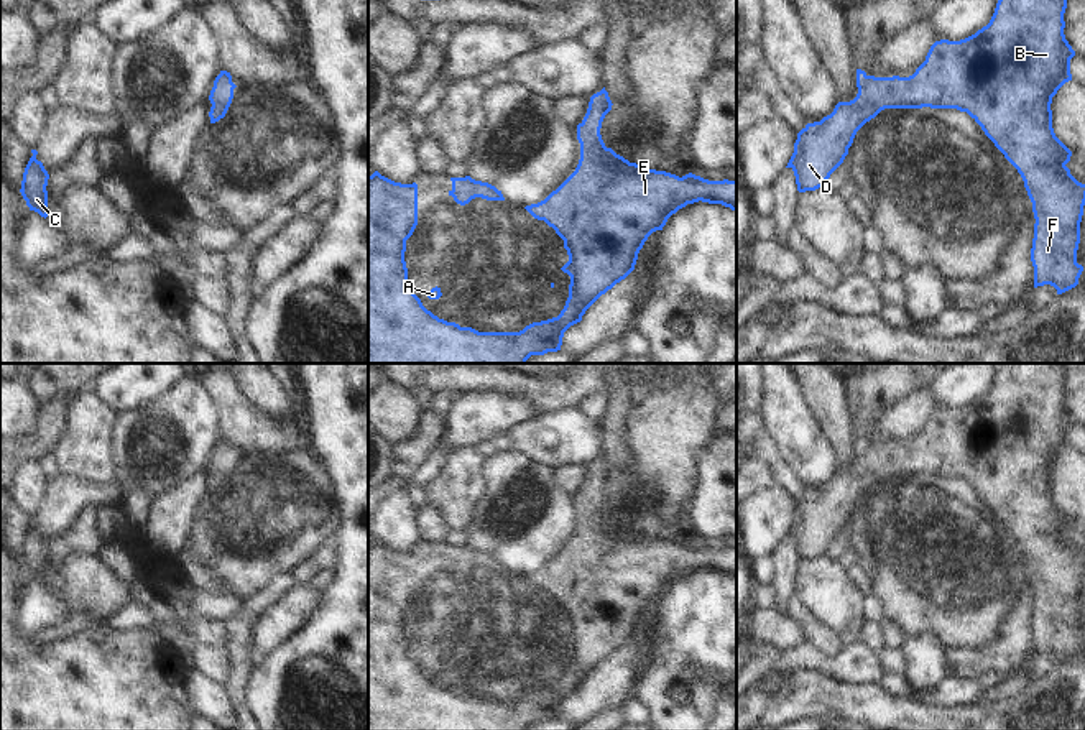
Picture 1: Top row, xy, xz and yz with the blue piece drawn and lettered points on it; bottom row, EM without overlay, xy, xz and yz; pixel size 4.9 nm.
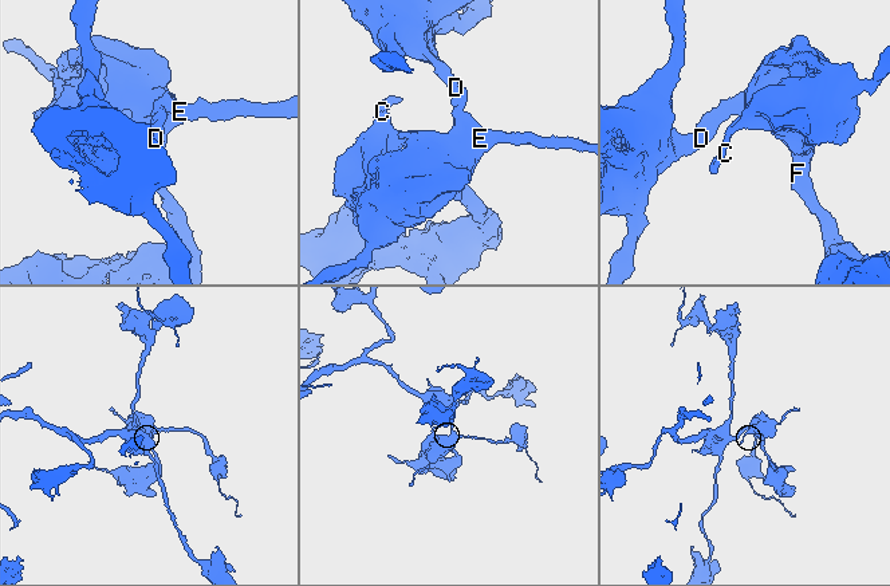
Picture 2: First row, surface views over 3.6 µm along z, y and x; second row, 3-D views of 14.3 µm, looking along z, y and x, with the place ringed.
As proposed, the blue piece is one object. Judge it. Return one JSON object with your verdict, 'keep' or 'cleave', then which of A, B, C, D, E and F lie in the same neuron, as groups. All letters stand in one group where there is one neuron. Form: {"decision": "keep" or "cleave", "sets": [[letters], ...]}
{"decision": "keep", "sets": [["A", "B", "C", "D", "E", "F"]]}

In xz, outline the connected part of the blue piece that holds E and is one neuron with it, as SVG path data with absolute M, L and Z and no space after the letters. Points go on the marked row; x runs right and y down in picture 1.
M605 87L590 97L587 113L577 125L580 159L575 171L544 201L524 207L534 219L544 220L552 227L564 240L569 261L561 270L570 276L570 284L569 298L557 317L533 322L519 332L478 332L472 327L460 327L455 322L439 319L422 306L409 286L404 261L406 240L418 225L418 184L395 182L378 171L368 176L368 363L526 363L531 355L557 352L561 350L564 332L580 322L585 311L602 294L635 270L638 253L648 237L656 230L663 230L672 214L699 201L722 204L736 210L736 181L709 181L692 173L679 178L666 171L630 163L612 148L607 148L600 128L612 105Z

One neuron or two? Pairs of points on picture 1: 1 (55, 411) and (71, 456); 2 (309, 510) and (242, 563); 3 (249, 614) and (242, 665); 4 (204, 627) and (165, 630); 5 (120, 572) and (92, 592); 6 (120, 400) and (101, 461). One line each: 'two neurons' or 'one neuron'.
1: two neurons
2: one neuron
3: one neuron
4: one neuron
5: two neurons
6: two neurons

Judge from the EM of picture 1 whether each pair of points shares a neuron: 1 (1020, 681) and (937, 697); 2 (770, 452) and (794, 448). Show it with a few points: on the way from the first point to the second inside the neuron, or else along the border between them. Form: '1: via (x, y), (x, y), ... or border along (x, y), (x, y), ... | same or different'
1: border along (949, 676), (977, 681) | different
2: border along (761, 418), (778, 454), (801, 482) | different

